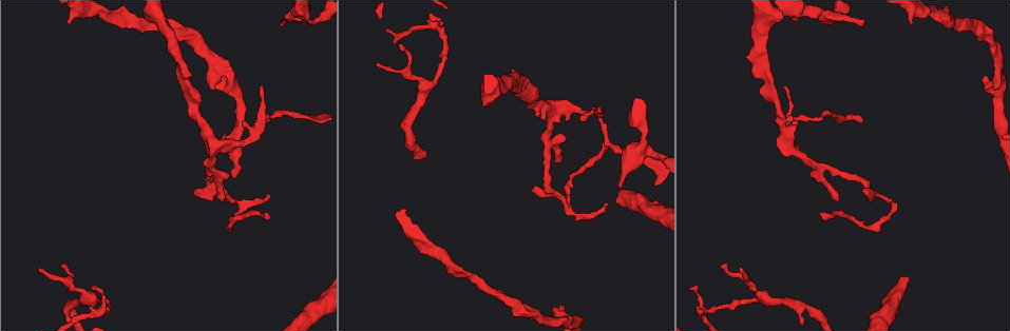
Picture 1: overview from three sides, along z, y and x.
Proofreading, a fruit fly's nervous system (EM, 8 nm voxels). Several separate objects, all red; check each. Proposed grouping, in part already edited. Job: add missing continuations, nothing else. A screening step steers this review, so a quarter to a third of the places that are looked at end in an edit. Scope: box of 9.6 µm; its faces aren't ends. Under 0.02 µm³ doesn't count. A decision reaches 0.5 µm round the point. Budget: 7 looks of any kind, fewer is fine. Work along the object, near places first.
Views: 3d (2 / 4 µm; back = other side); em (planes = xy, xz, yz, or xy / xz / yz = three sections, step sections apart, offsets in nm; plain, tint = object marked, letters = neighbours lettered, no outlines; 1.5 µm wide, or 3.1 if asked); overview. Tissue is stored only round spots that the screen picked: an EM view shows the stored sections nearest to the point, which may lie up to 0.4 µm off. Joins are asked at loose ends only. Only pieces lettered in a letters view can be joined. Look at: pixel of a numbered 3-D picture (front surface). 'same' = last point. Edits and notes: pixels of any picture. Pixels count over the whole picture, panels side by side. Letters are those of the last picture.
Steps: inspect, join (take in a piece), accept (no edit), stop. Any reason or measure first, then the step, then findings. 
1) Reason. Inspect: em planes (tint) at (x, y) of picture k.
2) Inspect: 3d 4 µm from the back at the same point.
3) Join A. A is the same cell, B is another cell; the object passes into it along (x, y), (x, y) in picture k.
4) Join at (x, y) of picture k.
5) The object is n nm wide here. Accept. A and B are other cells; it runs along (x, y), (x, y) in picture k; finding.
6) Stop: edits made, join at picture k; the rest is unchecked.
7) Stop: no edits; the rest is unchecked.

Branch stops here. Inspect: em yz step 8 (letters) at (281, 21) of picture 1.

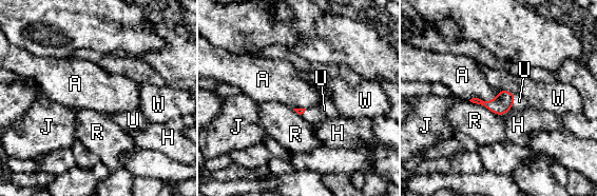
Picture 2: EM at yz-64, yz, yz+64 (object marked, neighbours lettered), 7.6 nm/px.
Join at (520, 103) of picture 2. U is the same cell, A, H, J, R and W are other cells; the neuron continues.

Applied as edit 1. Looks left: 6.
See it whole again. Inspect: overview.

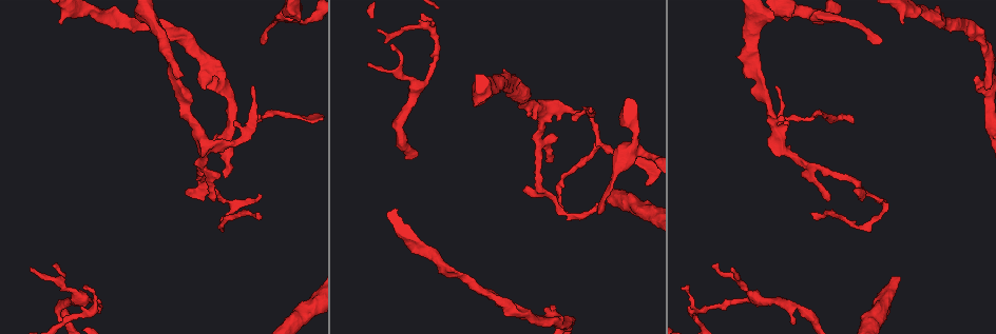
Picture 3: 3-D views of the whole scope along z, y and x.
Branch stops here. Inspect: em planes (tint) at (647, 183) of picture 3.

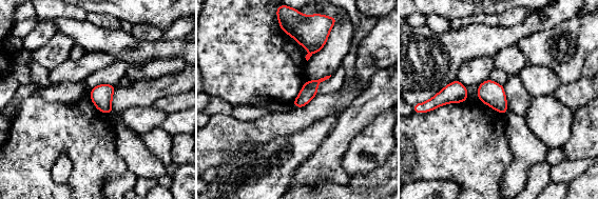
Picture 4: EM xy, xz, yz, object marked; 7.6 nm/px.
See the neighbours. Inspect: em planes (letters) at the same point.

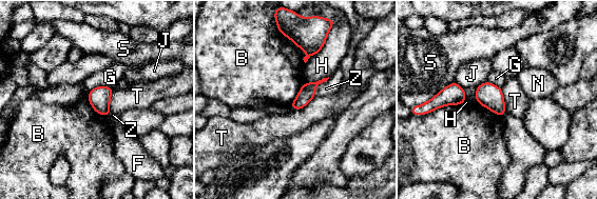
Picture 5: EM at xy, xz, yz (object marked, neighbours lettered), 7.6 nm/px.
The longest contact is with B, 340 nm. Accept. B, F, G, H, J, N, S, T and Z are other cells; a border runs along (277, 31), (302, 50), (313, 55) in picture 5; none of them fits.

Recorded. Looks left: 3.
Thin end. Inspect: em xy step 4 (tint) at (32, 271) of picture 3.

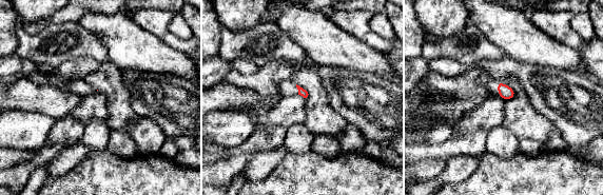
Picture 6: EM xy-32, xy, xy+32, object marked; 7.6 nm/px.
Inspect: em planes (letters) at the same point.

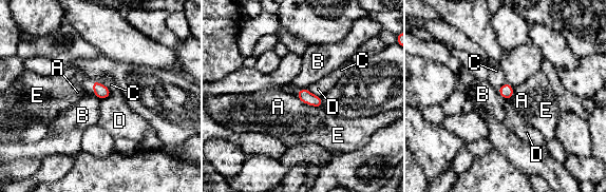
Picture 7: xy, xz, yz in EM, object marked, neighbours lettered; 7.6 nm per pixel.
Accept. A, B, C, D and E are other cells; a border runs along (496, 91), (507, 100) in picture 7; none of them fits.

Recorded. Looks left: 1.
Stop: edits made, join at picture 2; the rest is unchecked.

